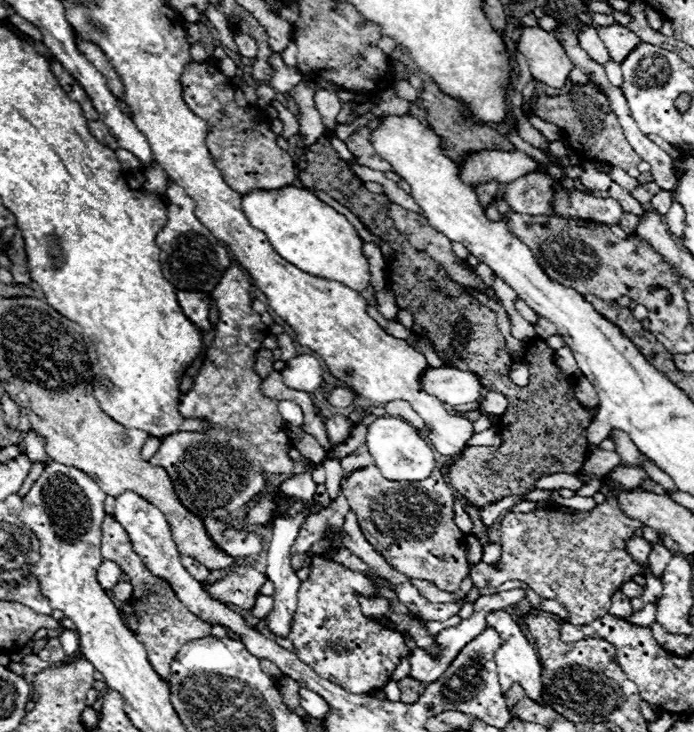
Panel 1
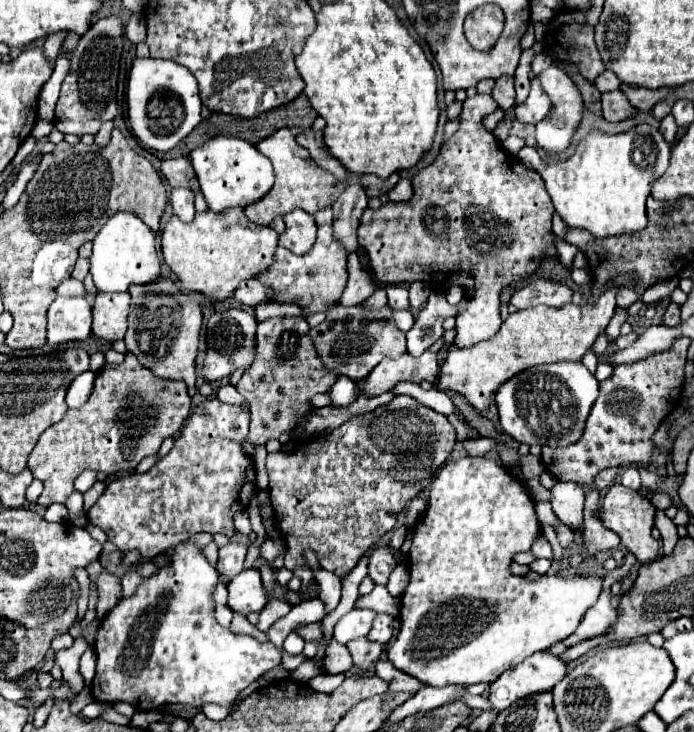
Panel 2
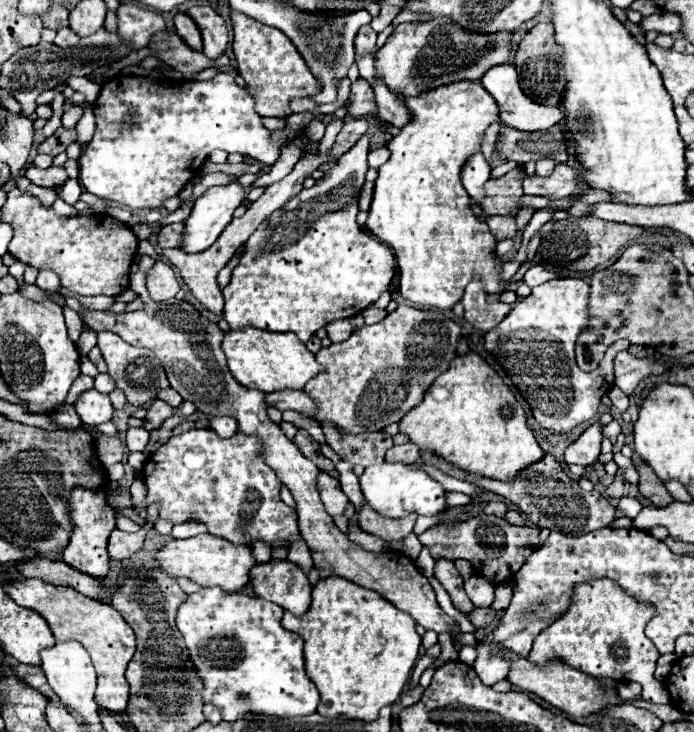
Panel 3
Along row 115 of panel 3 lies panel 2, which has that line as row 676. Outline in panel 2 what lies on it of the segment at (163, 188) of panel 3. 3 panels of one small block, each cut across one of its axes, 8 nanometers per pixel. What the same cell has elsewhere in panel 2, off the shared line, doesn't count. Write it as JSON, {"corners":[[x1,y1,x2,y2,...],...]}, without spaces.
{"corners":[[186,540,182,544,178,544,174,548,174,554,170,556,170,564,168,566,162,566,156,574,144,578,136,592,132,596,126,596,126,598,120,598,116,602,116,606,106,614,106,618,103,618,100,628,98,628,98,634,96,634,96,676,94,676,94,682,92,682,92,694,96,700,100,702,130,702,134,704,136,710,152,710,152,708,158,708,158,706,164,706,164,704,176,704,176,702,182,702,182,704,190,704,190,706,202,706,206,702,216,702,216,704,230,704,236,700,238,692,242,692,244,688,248,688,260,674,264,674,266,670,274,668,278,662,280,662,280,652,268,642,268,644,260,644,258,640,254,640,252,636,242,636,242,634,232,634,228,628,222,628,216,618,214,618,214,590,216,590,216,584,218,584,218,572,216,568,208,562,208,558,204,556,204,550,194,542,194,540]]}

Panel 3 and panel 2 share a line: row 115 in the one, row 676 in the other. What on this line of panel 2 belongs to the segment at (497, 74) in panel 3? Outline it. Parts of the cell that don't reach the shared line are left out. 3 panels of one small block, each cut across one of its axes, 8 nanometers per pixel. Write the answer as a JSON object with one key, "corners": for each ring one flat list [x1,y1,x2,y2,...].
{"corners":[[538,652,526,658,516,668,506,670,500,678,496,678,489,687,489,701,499,712,505,710,518,698,526,694,552,690,566,670,570,668,568,662,560,660,560,656,550,652]]}

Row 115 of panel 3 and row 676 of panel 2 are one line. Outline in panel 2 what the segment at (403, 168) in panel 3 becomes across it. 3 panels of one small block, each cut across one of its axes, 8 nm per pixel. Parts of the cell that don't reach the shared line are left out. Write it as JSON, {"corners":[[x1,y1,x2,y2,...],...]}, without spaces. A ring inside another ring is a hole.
{"corners":[[466,456,460,458,456,462,448,462,440,468,438,476,432,482,432,490,430,490,430,508,426,510,424,518,416,524,414,528,414,540,412,540,412,548,410,548,410,562,408,562,408,570,410,570,410,584,402,596,402,610,400,610,400,624,404,630,400,630,398,638,388,644,388,660,402,672,414,676,416,680,420,680,426,686,434,686,434,688,444,688,444,686,452,686,452,684,480,684,480,682,494,682,502,672,514,668,516,664,524,662,528,656,532,656,534,652,540,650,548,650,552,644,562,642,564,638,568,638,578,622,584,618,586,610,590,606,596,604,598,596,602,594,604,588,604,578,598,574,590,574,590,576,582,576,582,574,574,574,574,576,538,576,538,578,528,578,528,576,512,576,510,574,510,564,512,564,512,556,519,552,530,550,530,546,542,536,540,530,540,522,534,514,534,502,530,500,530,496,526,494,526,488,516,482,510,472,496,464,492,458,486,456],[440,616,440,630,422,630,432,626]]}

